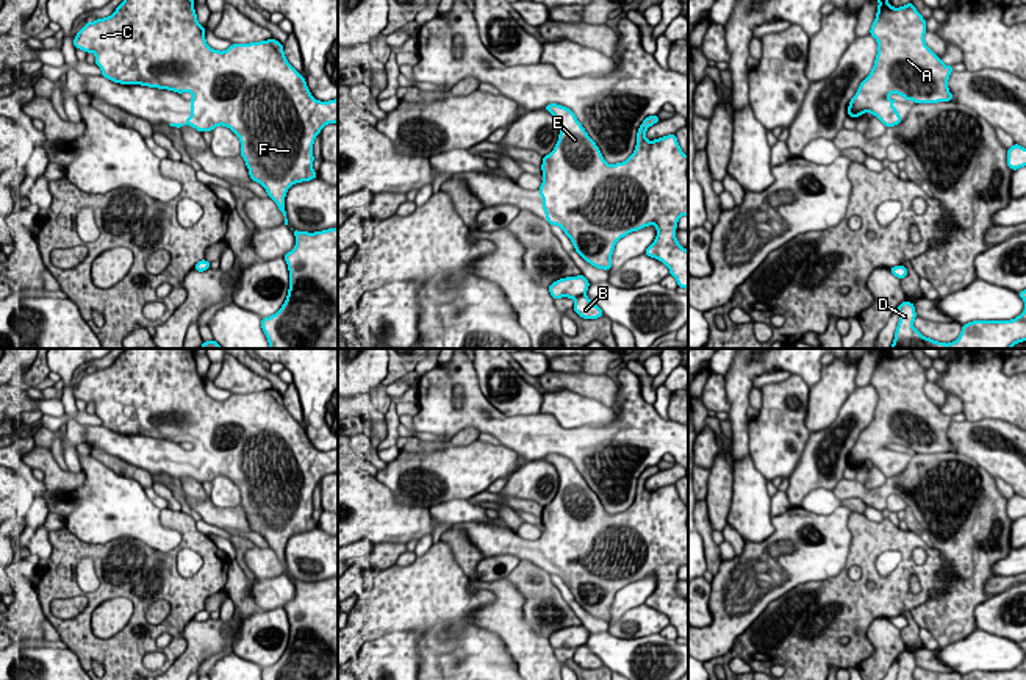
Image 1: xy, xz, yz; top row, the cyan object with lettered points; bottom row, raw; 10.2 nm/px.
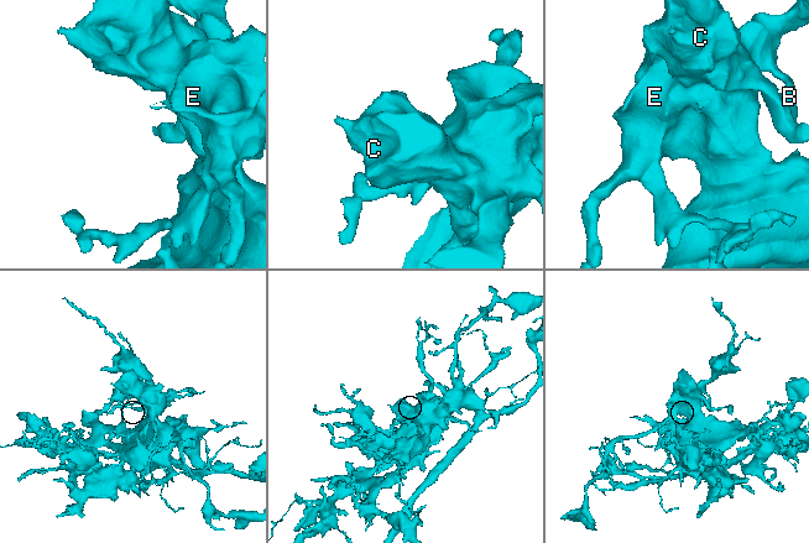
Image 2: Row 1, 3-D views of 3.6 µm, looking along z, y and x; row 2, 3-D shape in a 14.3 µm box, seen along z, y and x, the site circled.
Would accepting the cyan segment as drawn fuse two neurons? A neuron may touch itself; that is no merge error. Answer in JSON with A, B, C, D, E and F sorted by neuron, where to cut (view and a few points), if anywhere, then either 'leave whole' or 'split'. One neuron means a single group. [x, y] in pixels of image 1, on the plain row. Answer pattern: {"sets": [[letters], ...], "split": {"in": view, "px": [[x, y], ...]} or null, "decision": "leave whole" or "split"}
{"sets": [["A", "B", "C", "D", "E", "F"]], "split": null, "decision": "leave whole"}

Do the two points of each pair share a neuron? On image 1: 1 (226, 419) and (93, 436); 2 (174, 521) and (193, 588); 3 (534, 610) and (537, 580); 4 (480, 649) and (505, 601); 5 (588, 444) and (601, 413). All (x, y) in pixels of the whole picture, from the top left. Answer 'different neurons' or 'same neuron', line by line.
1: same neuron
2: same neuron
3: same neuron
4: different neurons
5: different neurons

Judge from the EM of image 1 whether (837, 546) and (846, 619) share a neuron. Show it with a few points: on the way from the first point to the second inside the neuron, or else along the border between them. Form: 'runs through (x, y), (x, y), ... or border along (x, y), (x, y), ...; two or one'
border along (853, 538), (845, 566), (837, 574), (804, 582); two

